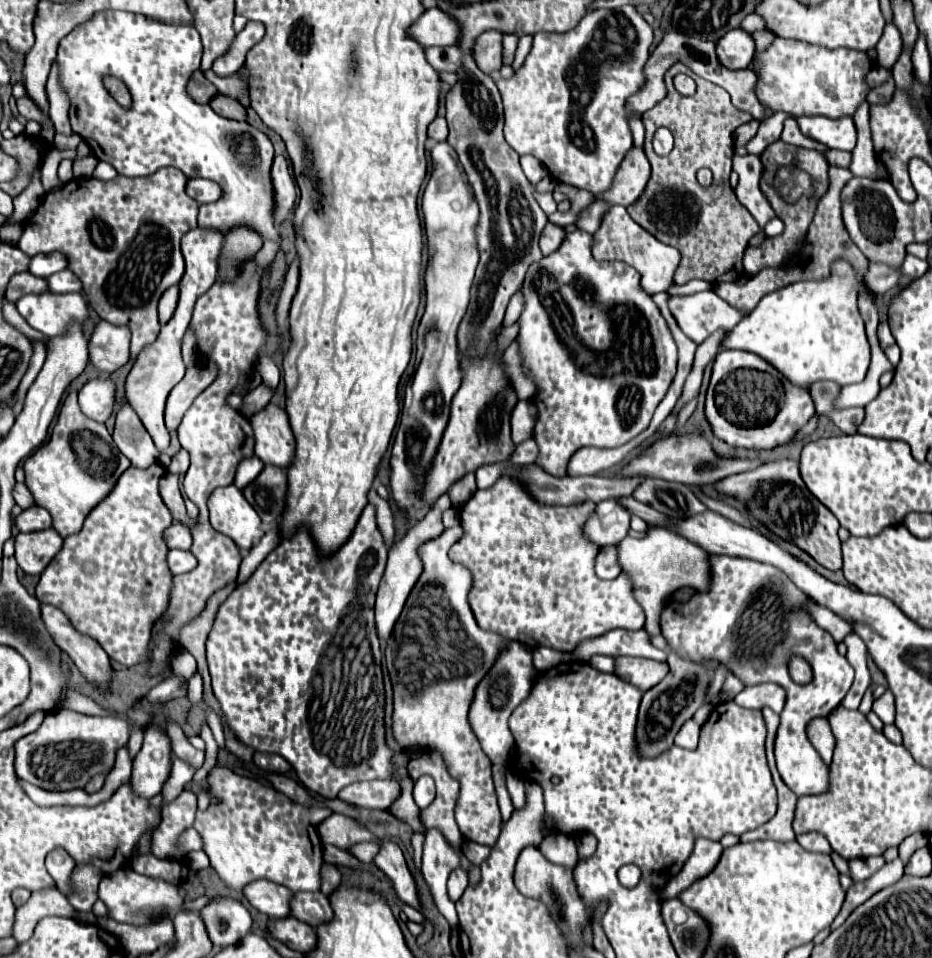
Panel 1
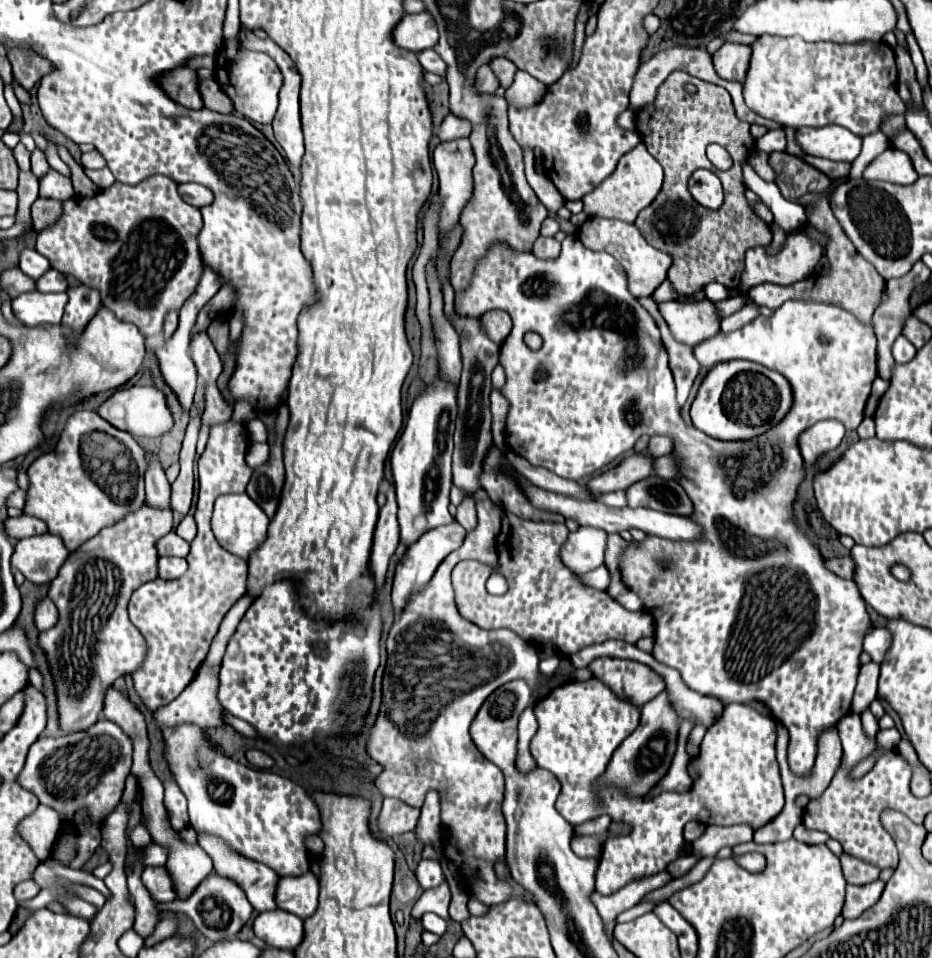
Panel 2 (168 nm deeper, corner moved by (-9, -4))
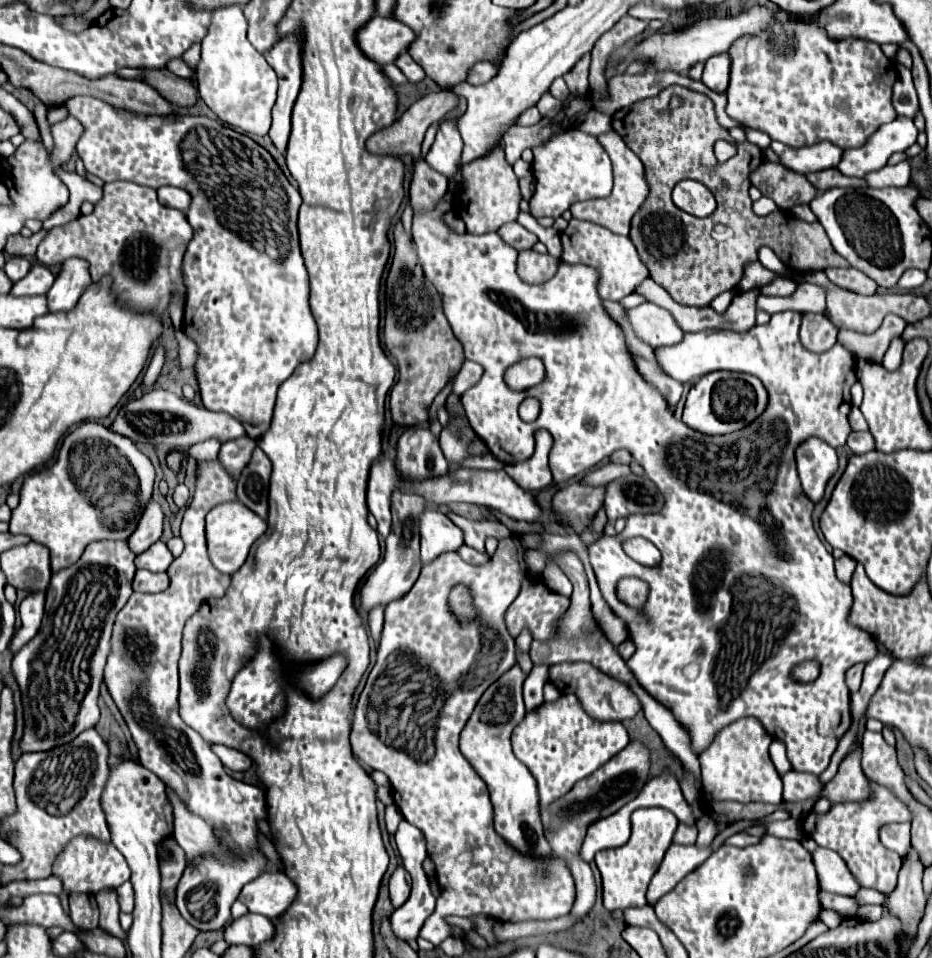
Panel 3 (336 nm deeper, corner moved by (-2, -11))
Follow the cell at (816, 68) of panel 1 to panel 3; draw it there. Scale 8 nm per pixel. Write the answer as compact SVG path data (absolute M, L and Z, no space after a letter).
M807 16L807 20L795 20L795 22L775 22L771 24L769 28L765 28L761 34L755 34L755 36L741 36L737 38L731 48L729 48L729 58L731 58L731 82L729 82L729 102L727 102L727 112L729 116L743 124L743 126L751 126L751 128L757 128L757 130L763 130L771 136L771 140L777 140L777 142L783 142L791 148L801 148L801 146L811 146L811 144L817 144L821 140L829 140L833 142L835 146L839 148L857 148L861 144L865 144L865 140L881 126L881 124L887 124L887 122L893 122L897 118L897 112L891 104L891 96L893 96L893 84L897 82L897 64L893 60L889 60L883 52L881 52L881 46L875 44L875 42L869 42L869 40L861 40L861 38L845 38L845 40L829 40L825 28L821 28L817 24L817 20L813 16Z

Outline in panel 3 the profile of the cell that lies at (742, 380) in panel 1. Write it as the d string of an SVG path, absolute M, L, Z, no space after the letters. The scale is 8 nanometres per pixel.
M717 370L705 374L691 386L683 408L683 422L689 428L705 434L729 434L745 428L751 420L755 420L765 410L765 404L767 392L755 376L743 372Z

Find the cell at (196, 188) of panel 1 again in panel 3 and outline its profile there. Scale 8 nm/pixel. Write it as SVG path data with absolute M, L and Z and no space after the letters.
M161 186L157 190L157 198L163 206L177 208L181 212L185 212L185 208L189 206L189 194L183 192L181 188L175 188L175 186Z

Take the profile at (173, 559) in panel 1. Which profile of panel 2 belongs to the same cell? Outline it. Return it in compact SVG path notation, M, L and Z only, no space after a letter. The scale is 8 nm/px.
M160 557L158 569L162 579L178 579L188 571L188 561L184 557Z

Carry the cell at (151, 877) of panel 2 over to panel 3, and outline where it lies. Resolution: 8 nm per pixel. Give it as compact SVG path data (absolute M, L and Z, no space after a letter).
M129 882L121 884L119 888L115 888L117 898L119 898L119 908L121 912L133 912L133 888Z

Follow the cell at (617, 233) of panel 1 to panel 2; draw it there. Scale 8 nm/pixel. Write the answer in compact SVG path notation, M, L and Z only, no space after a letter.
M592 217L578 229L578 237L588 249L610 253L626 269L628 289L638 299L640 297L650 297L656 291L656 287L666 279L666 273L668 273L668 269L672 265L672 257L668 253L652 247L642 237L642 233L638 231L638 227L634 223L626 223L626 221L620 221L620 219Z

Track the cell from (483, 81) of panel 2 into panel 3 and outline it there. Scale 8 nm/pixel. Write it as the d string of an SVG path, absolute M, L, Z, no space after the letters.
M441 90L437 94L427 94L423 96L421 100L417 100L409 110L405 110L401 114L399 120L395 120L391 126L375 132L365 148L371 152L371 154L387 154L387 156L405 156L405 154L411 154L411 156L419 156L421 152L421 142L423 142L423 136L427 132L427 128L433 124L433 122L441 122L459 102L459 96L453 94L453 92L447 92L447 90Z

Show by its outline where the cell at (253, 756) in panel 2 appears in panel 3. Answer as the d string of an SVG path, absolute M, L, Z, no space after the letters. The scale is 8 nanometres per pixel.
M213 744L211 750L219 756L223 766L229 770L249 770L251 768L251 758L239 750L231 750L231 748L221 746L221 744Z

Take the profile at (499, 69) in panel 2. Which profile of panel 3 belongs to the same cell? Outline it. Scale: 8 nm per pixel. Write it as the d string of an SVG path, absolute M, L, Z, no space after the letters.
M483 60L483 62L473 64L473 68L469 68L469 72L467 72L467 82L473 84L473 86L479 86L479 84L489 82L495 74L497 74L497 66Z

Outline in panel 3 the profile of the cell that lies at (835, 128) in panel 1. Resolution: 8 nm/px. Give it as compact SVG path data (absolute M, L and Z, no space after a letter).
M773 142L771 150L779 156L779 162L797 174L809 174L809 172L819 172L819 170L827 170L827 168L835 168L841 160L843 150L835 144L829 142L819 142L813 146L805 146L805 148L789 148L781 142Z

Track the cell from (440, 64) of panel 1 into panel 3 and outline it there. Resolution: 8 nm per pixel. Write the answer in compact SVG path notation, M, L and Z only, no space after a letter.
M401 52L401 56L397 56L395 66L405 74L405 78L407 78L409 82L421 82L421 80L425 78L423 68L421 68L407 52Z

